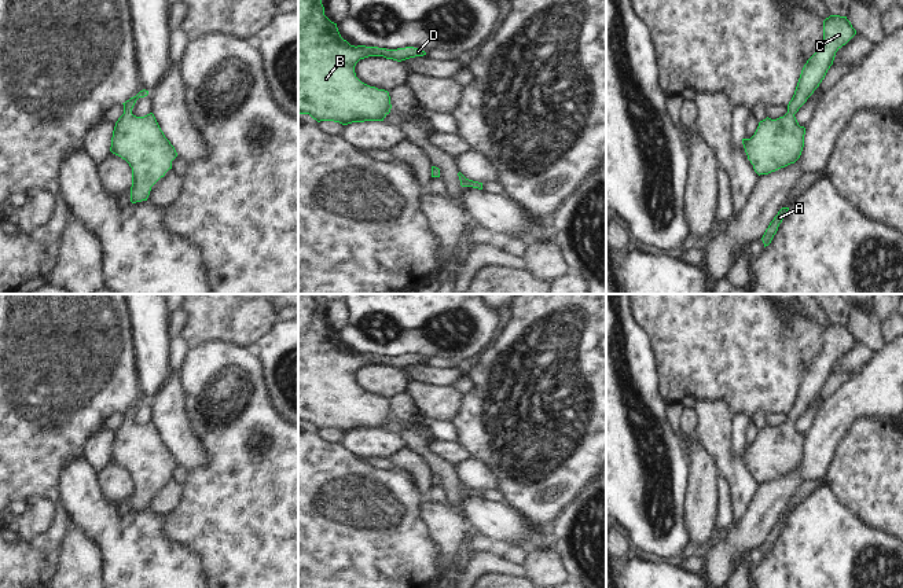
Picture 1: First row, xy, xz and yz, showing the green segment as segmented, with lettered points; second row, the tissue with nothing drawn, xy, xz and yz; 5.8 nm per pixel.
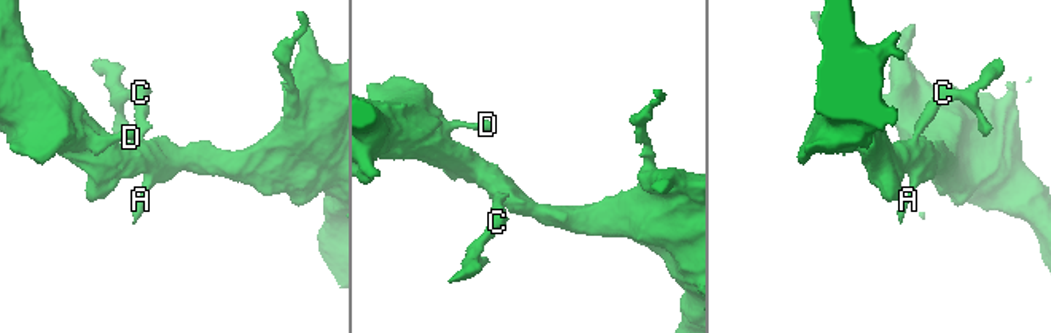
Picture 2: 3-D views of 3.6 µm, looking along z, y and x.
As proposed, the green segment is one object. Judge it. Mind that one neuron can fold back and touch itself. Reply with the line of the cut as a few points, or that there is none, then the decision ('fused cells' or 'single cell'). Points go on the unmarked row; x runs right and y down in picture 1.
cut none; single cell

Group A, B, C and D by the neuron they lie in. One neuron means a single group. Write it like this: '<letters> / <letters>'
A B C D

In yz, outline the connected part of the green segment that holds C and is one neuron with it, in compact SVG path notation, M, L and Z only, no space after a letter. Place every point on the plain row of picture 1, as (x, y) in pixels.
M830 323L823 328L823 350L804 372L788 420L777 427L759 430L750 446L742 446L748 467L755 479L768 482L794 471L804 455L805 436L800 434L794 422L807 409L833 372L836 360L845 353L856 338L847 324Z

